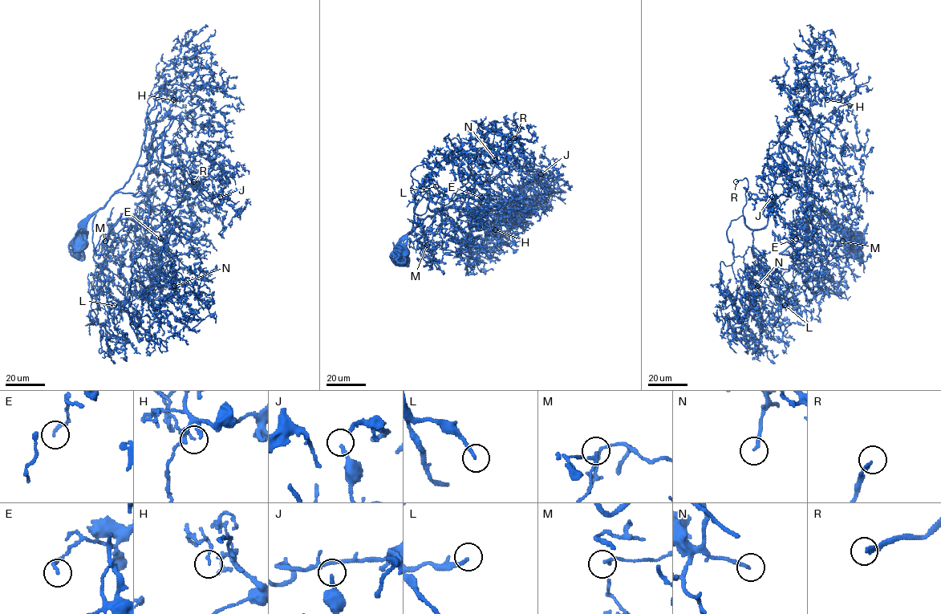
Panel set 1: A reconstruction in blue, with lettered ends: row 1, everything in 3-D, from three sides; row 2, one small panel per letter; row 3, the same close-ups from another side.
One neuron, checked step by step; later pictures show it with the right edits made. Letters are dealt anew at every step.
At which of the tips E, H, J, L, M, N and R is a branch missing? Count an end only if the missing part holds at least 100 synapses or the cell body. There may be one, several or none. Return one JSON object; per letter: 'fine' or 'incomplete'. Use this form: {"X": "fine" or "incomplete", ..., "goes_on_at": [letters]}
{"E": "fine", "H": "fine", "J": "fine", "L": "incomplete", "M": "fine", "N": "fine", "R": "incomplete", "goes_on_at": ["L", "R"]}

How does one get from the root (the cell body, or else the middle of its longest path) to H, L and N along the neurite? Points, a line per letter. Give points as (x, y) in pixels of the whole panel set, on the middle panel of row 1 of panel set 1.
H: (400, 253), (400, 240), (426, 217), (454, 207), (468, 214), (482, 199), (468, 235), (472, 257), (495, 229)
L: (400, 253), (428, 182), (427, 210), (415, 212), (423, 178), (436, 186)
N: (400, 253), (400, 240), (468, 182), (476, 153), (492, 144), (492, 129), (480, 139), (493, 148), (495, 160)

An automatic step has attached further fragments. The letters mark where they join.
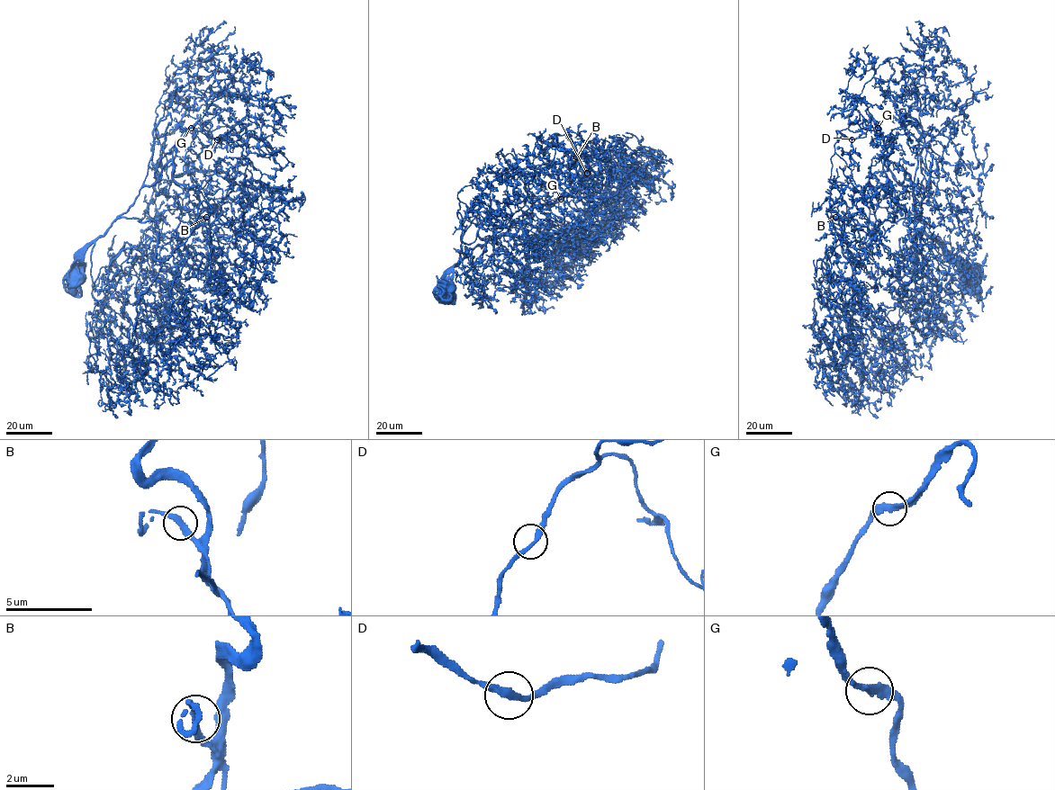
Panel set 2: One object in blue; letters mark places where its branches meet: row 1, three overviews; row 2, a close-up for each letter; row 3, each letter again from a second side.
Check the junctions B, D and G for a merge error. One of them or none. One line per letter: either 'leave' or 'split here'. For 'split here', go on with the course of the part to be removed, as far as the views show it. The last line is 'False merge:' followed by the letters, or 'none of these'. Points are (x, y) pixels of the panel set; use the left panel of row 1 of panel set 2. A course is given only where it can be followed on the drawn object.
B: leave
D: leave
G: leave
False merge: none of these

